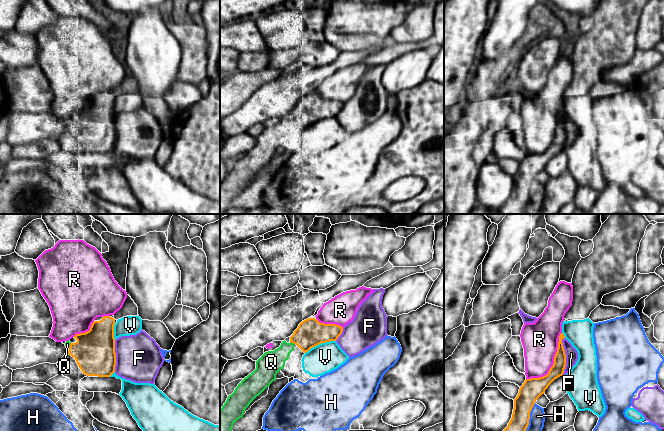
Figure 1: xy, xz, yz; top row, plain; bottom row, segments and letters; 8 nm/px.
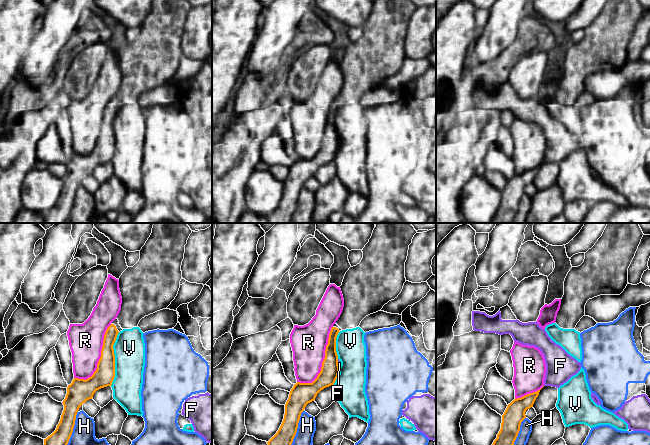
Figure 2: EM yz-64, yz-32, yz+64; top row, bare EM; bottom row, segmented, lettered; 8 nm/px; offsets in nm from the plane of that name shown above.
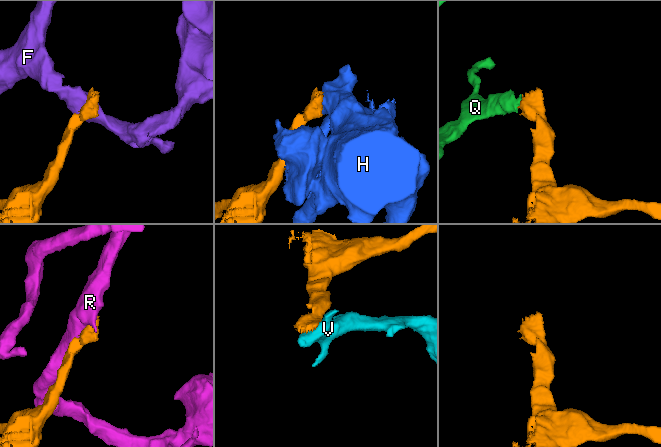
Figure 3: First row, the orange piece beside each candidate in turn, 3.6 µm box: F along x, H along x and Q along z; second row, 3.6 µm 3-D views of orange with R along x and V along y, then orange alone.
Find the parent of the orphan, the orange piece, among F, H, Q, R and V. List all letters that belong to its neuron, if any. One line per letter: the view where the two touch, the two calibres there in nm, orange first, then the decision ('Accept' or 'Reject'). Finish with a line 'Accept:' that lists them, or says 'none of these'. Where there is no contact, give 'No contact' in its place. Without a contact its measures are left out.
F: Touches orange in yz. Thickness 110 nm (orange) against 100 nm. Reject
H: Touches orange in yz. Thickness 170 nm (orange) against 130 nm. Reject
Q: Touches orange in xz. Thickness 220 nm (orange) against 190 nm. Accept
R: Touches orange in yz. Thickness 170 nm (orange) against 280 nm. Reject
V: Touches orange in xz. Thickness 220 nm (orange) against 240 nm. Reject
Accept: Q

